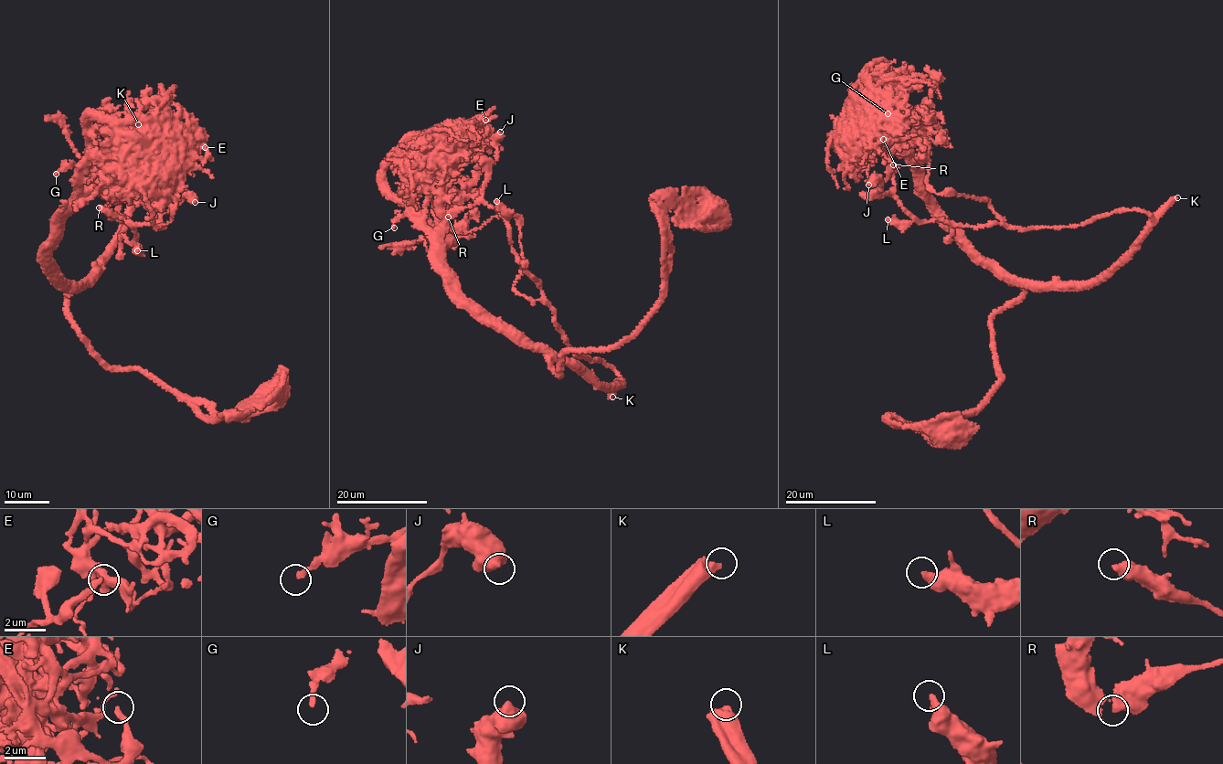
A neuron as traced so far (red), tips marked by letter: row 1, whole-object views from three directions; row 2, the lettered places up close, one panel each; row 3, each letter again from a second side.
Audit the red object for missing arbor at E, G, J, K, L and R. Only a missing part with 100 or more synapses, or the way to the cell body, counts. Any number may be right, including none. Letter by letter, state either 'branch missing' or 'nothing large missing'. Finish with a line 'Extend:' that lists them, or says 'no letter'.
E: nothing large missing
G: nothing large missing
J: nothing large missing
K: branch missing
L: nothing large missing
R: nothing large missing
Extend: K

